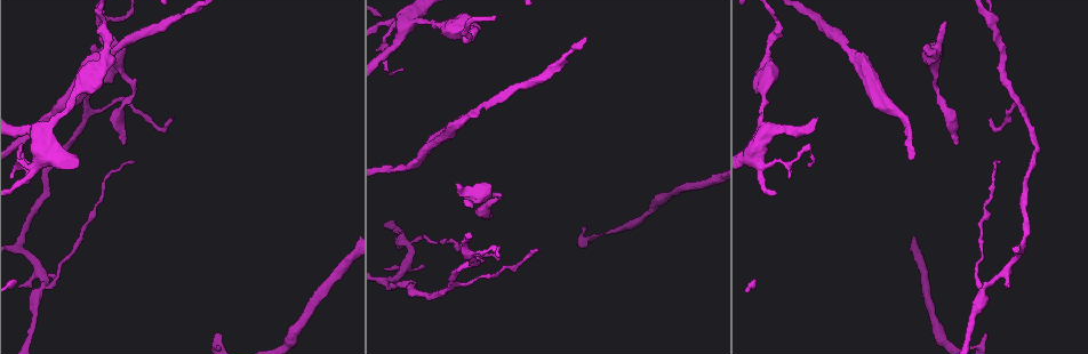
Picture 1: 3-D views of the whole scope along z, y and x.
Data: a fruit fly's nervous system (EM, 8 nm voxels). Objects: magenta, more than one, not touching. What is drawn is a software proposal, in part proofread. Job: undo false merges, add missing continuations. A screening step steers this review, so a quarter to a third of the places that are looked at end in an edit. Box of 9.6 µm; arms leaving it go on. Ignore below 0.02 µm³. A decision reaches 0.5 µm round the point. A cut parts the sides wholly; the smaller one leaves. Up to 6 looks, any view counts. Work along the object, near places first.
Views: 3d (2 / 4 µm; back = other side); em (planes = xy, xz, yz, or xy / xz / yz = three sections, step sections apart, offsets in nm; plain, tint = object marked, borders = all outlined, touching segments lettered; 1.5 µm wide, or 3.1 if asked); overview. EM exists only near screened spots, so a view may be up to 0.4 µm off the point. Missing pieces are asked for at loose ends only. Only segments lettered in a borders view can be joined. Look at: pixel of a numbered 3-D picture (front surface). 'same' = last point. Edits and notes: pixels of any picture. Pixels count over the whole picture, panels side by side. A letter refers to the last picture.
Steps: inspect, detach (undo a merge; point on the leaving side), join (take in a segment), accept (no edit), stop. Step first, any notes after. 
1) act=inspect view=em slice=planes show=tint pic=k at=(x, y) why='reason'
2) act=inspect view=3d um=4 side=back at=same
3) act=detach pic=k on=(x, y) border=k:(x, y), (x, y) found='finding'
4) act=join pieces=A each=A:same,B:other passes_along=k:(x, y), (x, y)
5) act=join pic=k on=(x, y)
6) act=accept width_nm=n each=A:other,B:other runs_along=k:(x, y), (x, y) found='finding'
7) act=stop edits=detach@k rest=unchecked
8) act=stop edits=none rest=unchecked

act=inspect view=em slice=xz step=8 show=tint pic=1 at=(407, 248) why='sudden change in width'

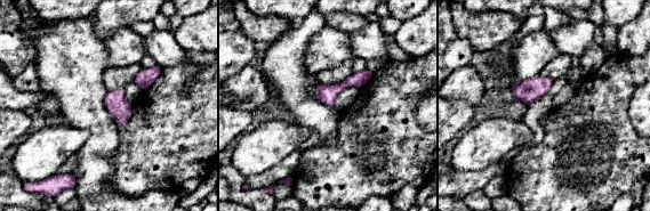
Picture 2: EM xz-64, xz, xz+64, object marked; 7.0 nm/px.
act=inspect view=em slice=yz step=8 show=borders at=same why='cut it another way'

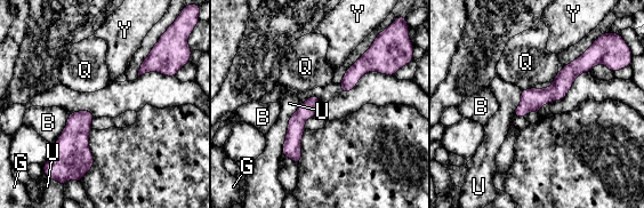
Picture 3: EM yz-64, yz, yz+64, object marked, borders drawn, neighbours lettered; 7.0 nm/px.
act=accept each=B:other,G:other,Q:other,U:other,Y:other runs_along=3:(588, 54), (548, 95), (517, 113) found='continuous, no second neuron'

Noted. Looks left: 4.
act=inspect view=em slice=planes show=tint pic=1 at=(221, 334) why='long arm stops here'

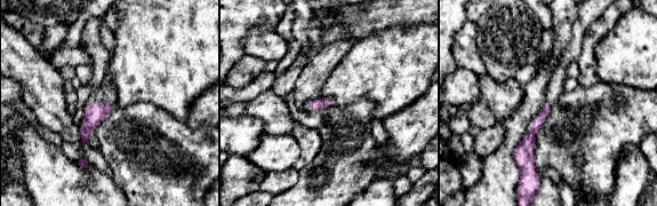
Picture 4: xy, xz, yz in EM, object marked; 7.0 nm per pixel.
act=inspect view=em slice=planes show=borders at=same

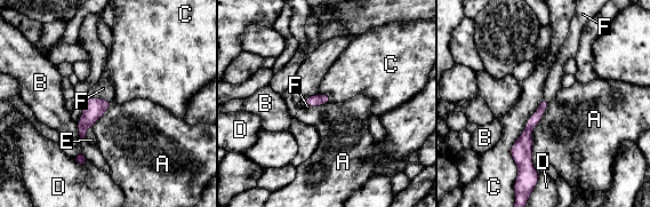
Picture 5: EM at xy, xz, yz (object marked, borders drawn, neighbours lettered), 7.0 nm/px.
act=join pieces=F width_nm=70 each=A:other,B:other,C:other,D:other,E:other,F:same passes_along=5:(93, 109), (99, 98), (103, 88) found='it goes on there'

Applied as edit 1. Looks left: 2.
act=stop edits=join@5 rest=unchecked

